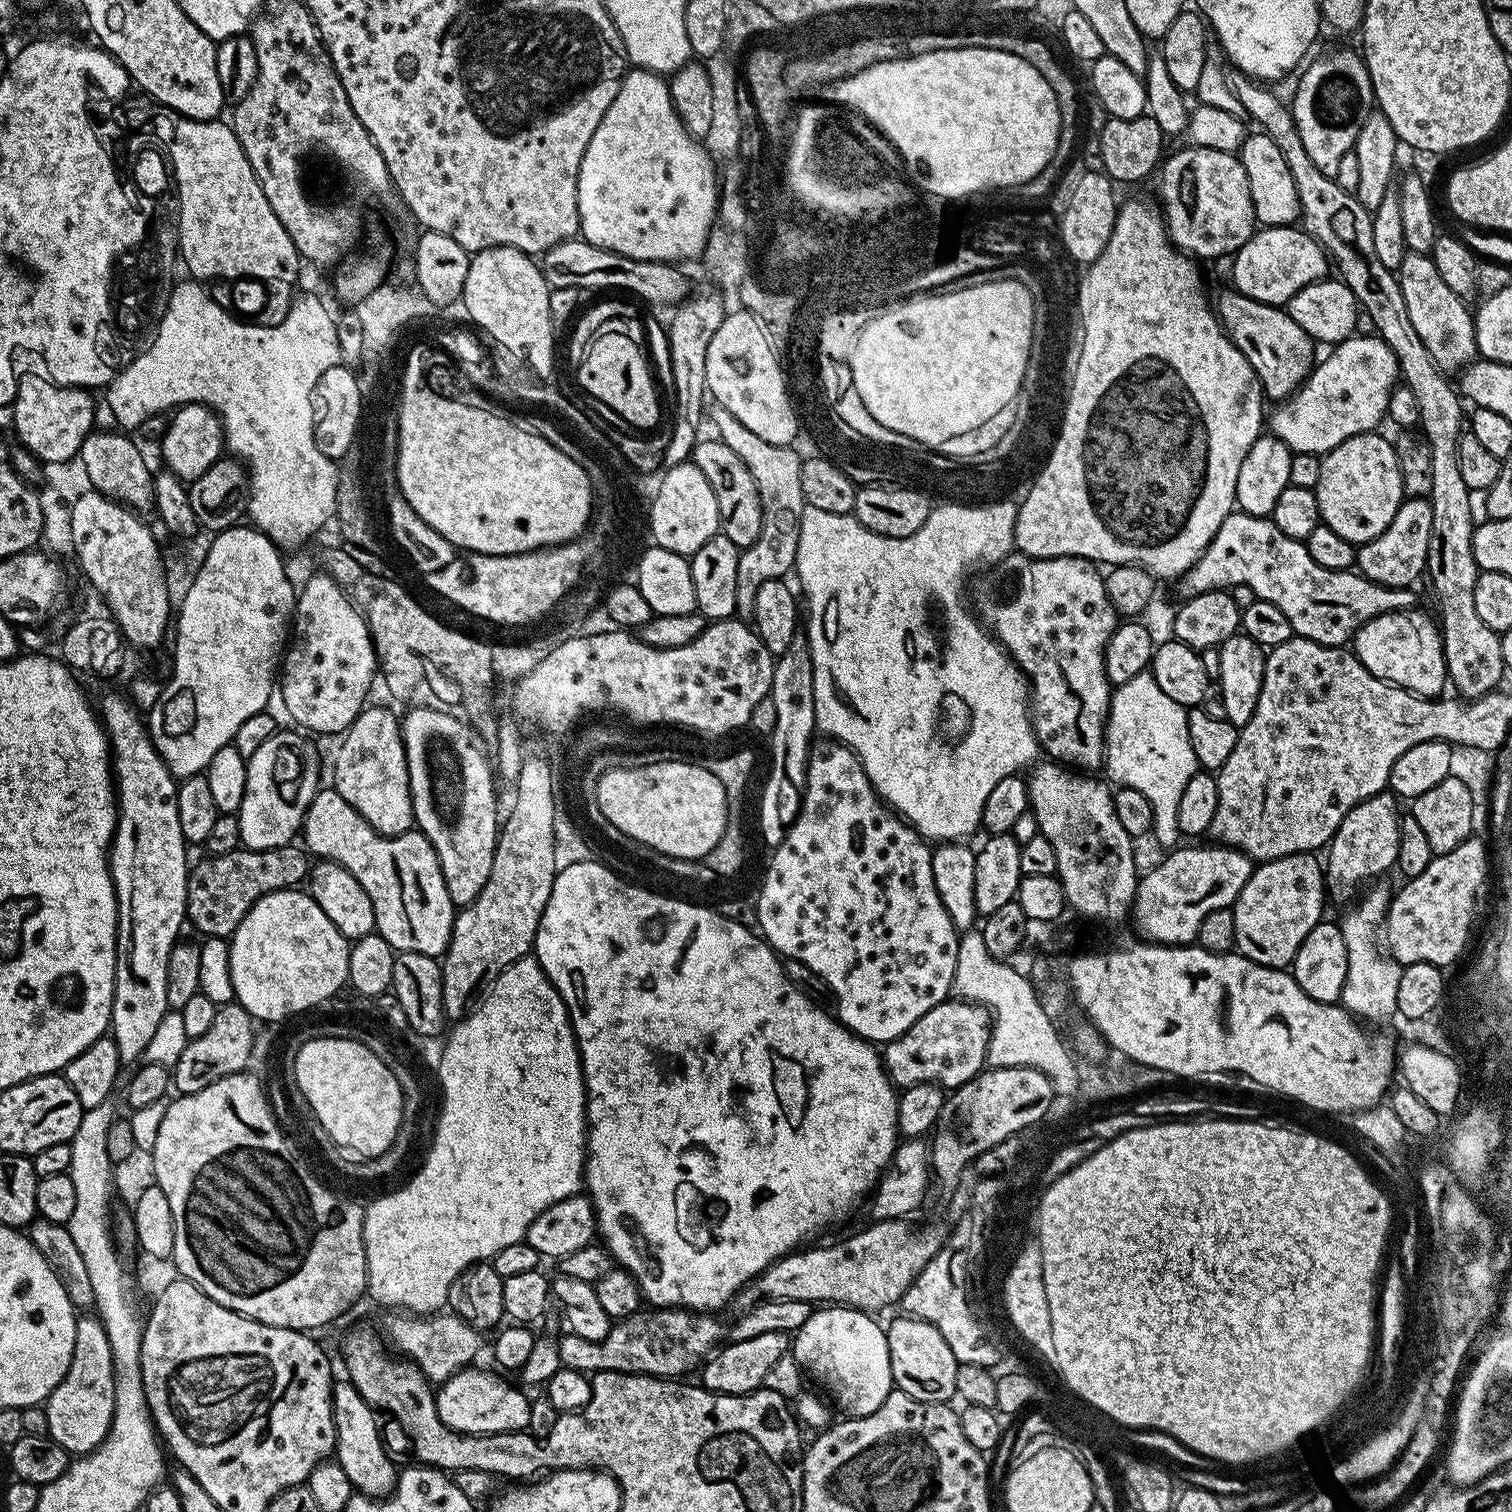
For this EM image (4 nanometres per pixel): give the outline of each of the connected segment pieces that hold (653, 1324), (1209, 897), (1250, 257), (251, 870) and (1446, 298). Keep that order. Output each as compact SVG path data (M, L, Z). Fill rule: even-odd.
M653 1307L648 1311L652 1312L641 1310L624 1320L615 1321L610 1334L601 1341L571 1334L559 1337L561 1365L576 1368L585 1374L630 1372L661 1378L684 1378L687 1372L694 1371L696 1367L697 1371L705 1363L706 1357L721 1343L726 1332L725 1325L720 1325L712 1314L701 1314L686 1308Z
M1177 847L1165 855L1169 856L1157 868L1139 877L1130 916L1133 921L1136 919L1136 928L1145 941L1191 945L1198 926L1202 926L1202 918L1214 910L1229 907L1238 898L1254 871L1253 860L1236 848L1211 847Z
M1264 226L1257 229L1233 255L1230 263L1231 283L1236 291L1276 307L1287 305L1298 290L1325 279L1330 272L1330 257L1324 251L1324 245L1300 226Z
M241 846L230 854L208 856L203 859L198 861L197 864L195 861L188 873L188 911L186 920L189 925L193 924L201 932L201 937L204 938L209 936L231 938L234 930L238 930L242 918L246 918L246 914L254 906L254 902L258 902L258 898L283 888L296 888L299 885L299 880L303 876L305 879L310 872L309 853L300 846L285 846L271 848L270 850L254 850L253 848Z
M1409 251L1398 269L1398 279L1406 302L1406 314L1410 314L1410 323L1418 330L1418 338L1422 338L1426 350L1430 350L1430 358L1434 358L1436 365L1448 374L1467 368L1478 356L1474 316L1470 308L1468 312L1469 305L1446 286L1431 255Z

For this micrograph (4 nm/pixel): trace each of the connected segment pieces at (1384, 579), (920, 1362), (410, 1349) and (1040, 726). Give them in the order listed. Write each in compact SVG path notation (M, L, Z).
M1428 498L1405 499L1394 514L1390 526L1370 542L1359 545L1356 550L1355 567L1360 575L1387 588L1408 588L1419 576L1425 575L1430 546L1430 518L1432 501Z
M909 1316L901 1317L885 1329L893 1385L918 1402L943 1404L951 1401L956 1396L958 1366L953 1350L932 1324Z
M396 1310L378 1324L383 1339L401 1357L417 1364L424 1371L425 1378L436 1386L445 1384L455 1372L469 1367L475 1361L472 1359L480 1352L480 1338L482 1338L482 1332L468 1324L462 1317L457 1314L444 1315L405 1314Z
M1009 554L999 561L999 568L1000 572L988 570L988 573L977 582L974 612L981 625L988 629L996 643L1012 657L1012 661L1020 667L1020 671L1030 681L1030 715L1032 728L1036 731L1036 740L1045 753L1049 752L1052 755L1049 757L1053 761L1071 766L1076 770L1096 770L1092 769L1096 767L1099 769L1104 762L1104 729L1108 723L1108 706L1112 702L1114 691L1113 685L1108 682L1108 675L1104 669L1104 651L1106 650L1106 642L1118 623L1116 607L1110 602L1104 585L1105 573L1093 561L1083 560L1081 556L1055 556L1049 560L1036 560L1032 556Z

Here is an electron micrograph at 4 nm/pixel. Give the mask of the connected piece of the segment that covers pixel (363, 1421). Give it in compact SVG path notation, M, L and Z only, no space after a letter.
M351 1382L337 1383L332 1389L332 1417L336 1427L335 1459L346 1470L353 1489L357 1493L383 1498L396 1487L397 1465L387 1448L377 1413L364 1399Z

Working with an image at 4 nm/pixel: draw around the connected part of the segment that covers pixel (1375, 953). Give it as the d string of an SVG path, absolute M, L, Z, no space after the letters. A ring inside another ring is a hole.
M1372 888L1368 892L1368 897L1361 902L1360 908L1354 909L1352 916L1339 921L1342 938L1346 938L1346 954L1348 955L1348 973L1346 982L1342 986L1339 1003L1353 1016L1364 1022L1384 1020L1387 1016L1397 1015L1396 999L1401 965L1385 954L1379 943L1376 945L1372 941L1372 931L1375 928L1377 931L1384 923L1384 915L1388 913L1389 899L1390 892L1386 889Z

